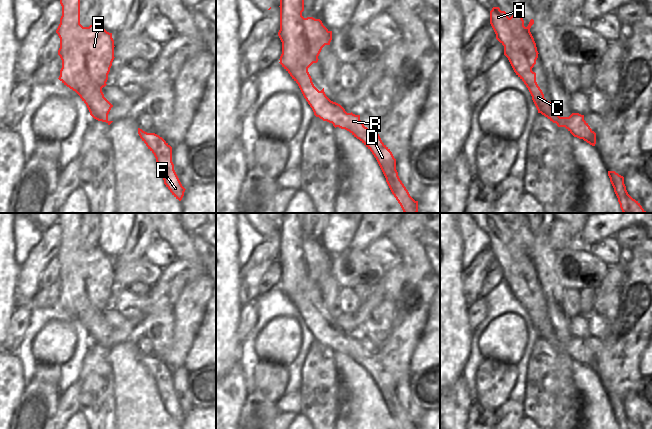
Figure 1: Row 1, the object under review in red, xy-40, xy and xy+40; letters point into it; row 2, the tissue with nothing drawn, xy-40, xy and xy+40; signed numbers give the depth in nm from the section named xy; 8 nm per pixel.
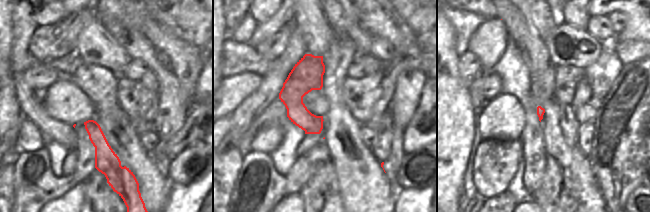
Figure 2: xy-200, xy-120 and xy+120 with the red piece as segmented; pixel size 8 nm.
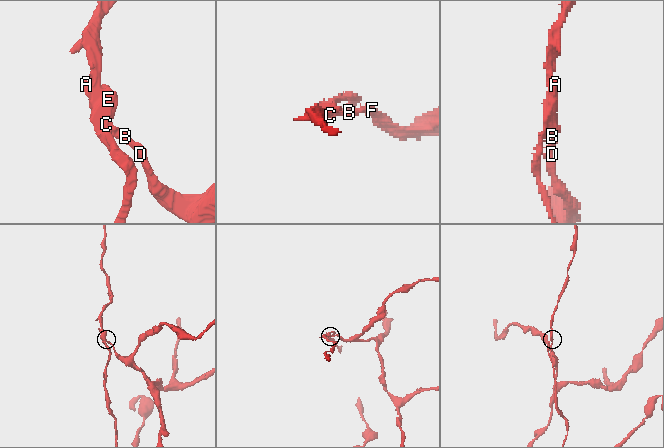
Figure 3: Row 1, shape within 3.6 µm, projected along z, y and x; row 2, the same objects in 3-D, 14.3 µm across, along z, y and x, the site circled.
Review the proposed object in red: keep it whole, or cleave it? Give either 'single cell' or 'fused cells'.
fused cells

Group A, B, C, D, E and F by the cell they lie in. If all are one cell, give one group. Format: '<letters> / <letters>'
A C E / B D F

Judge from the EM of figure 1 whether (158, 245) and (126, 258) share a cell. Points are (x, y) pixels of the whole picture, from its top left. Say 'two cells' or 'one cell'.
two cells

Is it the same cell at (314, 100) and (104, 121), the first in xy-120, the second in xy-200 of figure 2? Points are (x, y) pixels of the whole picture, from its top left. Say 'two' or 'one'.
two

